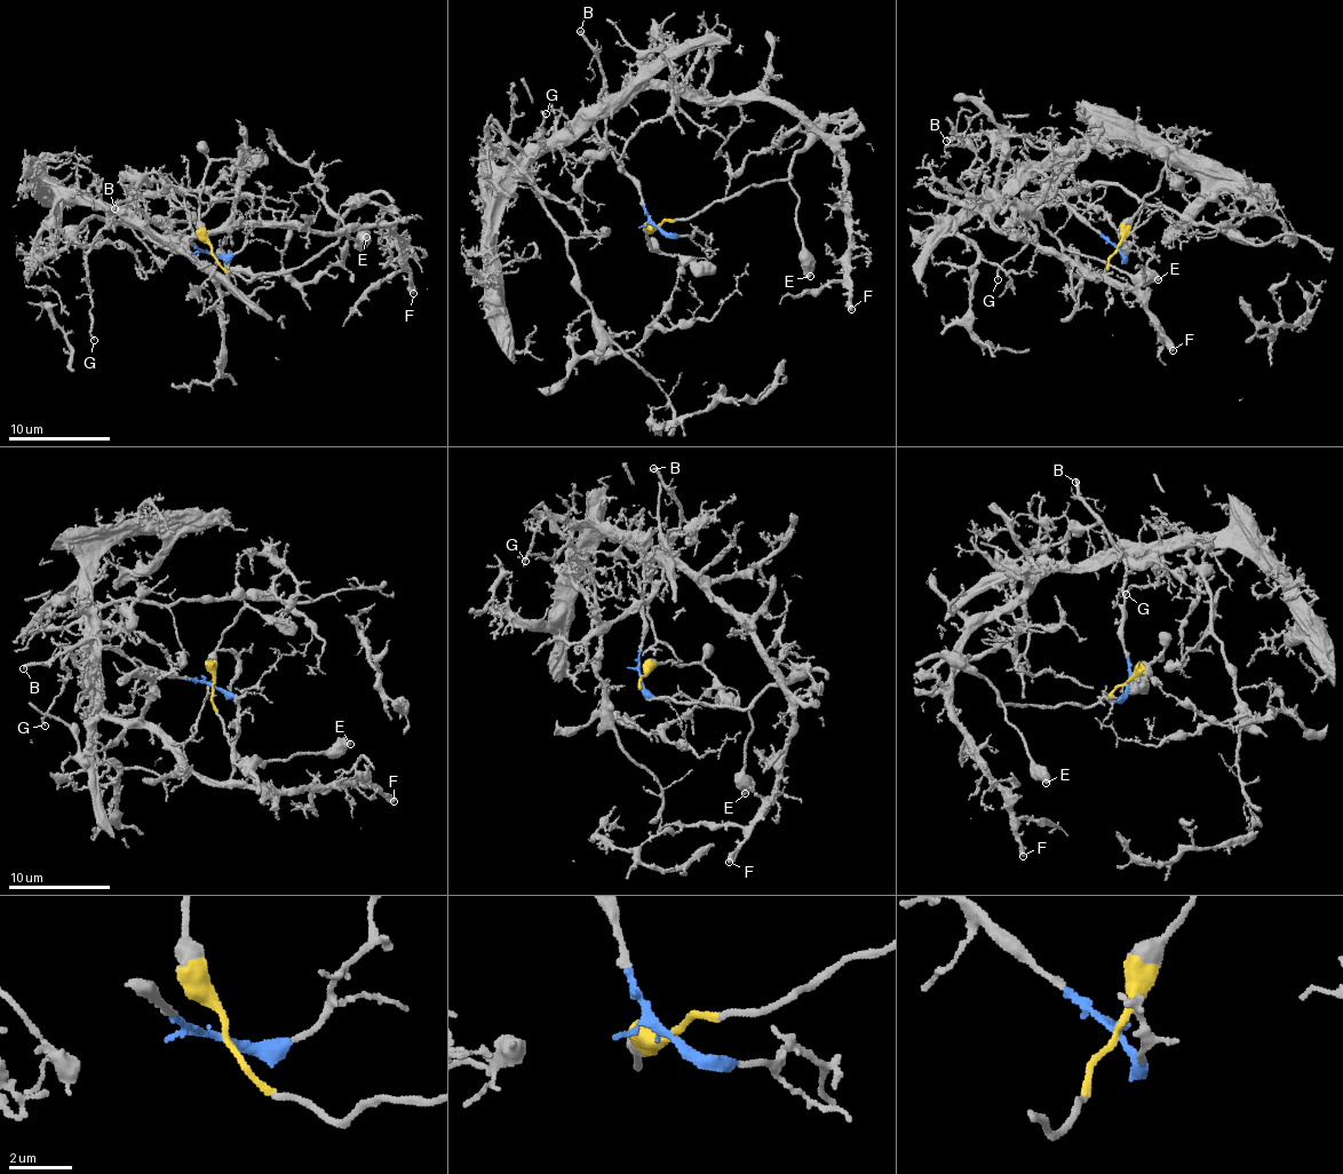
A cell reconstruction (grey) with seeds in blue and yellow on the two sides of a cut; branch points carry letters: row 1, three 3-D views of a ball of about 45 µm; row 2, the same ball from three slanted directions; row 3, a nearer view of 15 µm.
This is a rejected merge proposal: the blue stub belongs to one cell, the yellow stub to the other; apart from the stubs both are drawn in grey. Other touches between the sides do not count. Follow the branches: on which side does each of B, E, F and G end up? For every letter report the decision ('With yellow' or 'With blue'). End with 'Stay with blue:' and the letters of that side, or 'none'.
B: With blue
E: With yellow
F: With blue
G: With blue
Stay with blue: B, F, G

